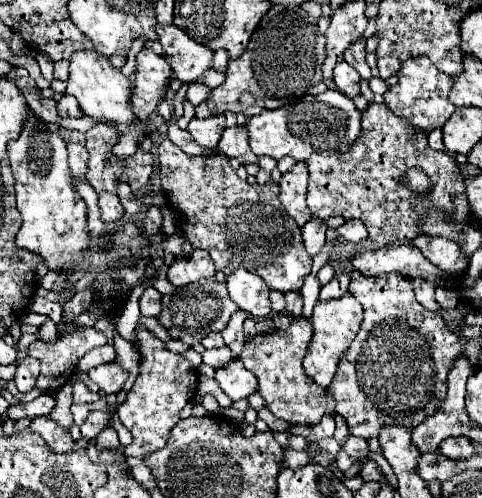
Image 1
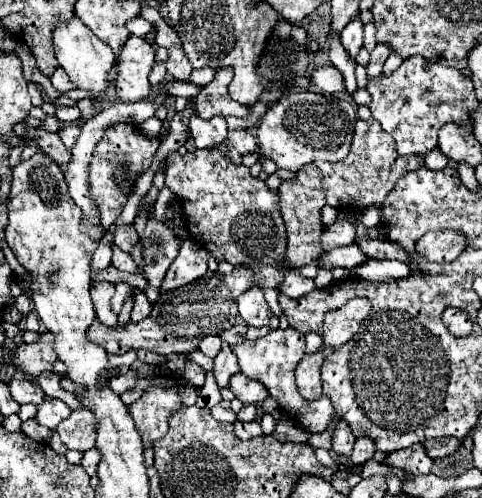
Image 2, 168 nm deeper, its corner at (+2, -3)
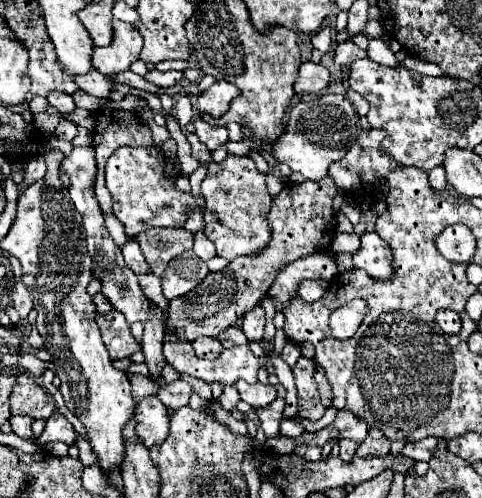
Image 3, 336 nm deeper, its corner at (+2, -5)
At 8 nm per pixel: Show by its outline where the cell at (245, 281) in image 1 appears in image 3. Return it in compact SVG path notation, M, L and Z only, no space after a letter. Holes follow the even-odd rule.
M255 305L245 317L243 317L243 333L249 341L261 341L263 329L265 329L265 311L261 305Z

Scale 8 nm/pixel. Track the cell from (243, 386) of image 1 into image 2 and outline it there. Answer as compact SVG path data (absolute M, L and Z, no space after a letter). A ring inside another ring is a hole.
M235 373L229 381L229 389L233 391L233 395L241 401L241 403L261 403L265 401L265 397L269 395L265 391L265 385L259 381L249 379L243 373Z

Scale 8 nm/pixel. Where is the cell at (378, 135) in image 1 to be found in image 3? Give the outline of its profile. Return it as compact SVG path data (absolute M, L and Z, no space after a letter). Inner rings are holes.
M369 129L369 131L359 131L355 145L347 151L345 159L339 163L333 163L329 169L329 175L333 175L333 179L337 181L337 187L343 189L345 193L349 193L351 197L365 197L365 195L373 195L375 193L375 179L377 177L387 177L389 171L393 171L397 165L397 161L393 161L389 155L383 155L379 145L385 137L385 131L379 129Z

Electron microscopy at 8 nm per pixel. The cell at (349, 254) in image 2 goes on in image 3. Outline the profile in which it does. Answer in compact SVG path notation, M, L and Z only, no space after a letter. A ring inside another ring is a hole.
M313 253L309 257L301 257L281 269L277 279L267 291L267 297L273 299L277 311L285 311L289 303L297 297L297 287L305 279L323 279L331 281L337 275L335 259L327 253Z

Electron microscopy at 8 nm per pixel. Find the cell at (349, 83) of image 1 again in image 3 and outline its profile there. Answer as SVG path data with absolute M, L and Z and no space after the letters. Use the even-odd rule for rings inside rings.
M305 61L299 67L299 77L295 81L295 93L305 95L305 93L317 93L327 89L329 85L329 71L323 65L317 65L313 61Z

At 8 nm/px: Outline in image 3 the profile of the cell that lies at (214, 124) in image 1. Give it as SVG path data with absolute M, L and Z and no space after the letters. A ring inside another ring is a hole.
M195 119L195 133L199 135L199 139L207 145L209 151L215 151L217 147L221 147L223 143L227 143L227 127L215 127L205 123L203 119Z

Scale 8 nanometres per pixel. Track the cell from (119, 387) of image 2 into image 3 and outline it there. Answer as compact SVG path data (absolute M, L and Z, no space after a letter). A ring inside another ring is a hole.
M129 375L129 381L131 381L131 387L133 387L133 399L139 403L143 397L149 397L149 395L157 395L157 383L153 383L151 377L145 377L145 375Z

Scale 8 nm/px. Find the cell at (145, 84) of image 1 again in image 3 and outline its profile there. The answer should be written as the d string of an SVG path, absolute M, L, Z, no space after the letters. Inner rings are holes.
M113 19L113 43L93 51L95 69L103 75L127 71L129 65L139 59L141 41L143 39L133 25Z

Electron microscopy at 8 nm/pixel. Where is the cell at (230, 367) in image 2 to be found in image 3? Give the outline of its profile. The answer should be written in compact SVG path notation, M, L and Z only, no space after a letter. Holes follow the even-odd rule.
M225 387L225 389L223 389L223 395L221 395L221 399L219 399L221 407L231 413L231 411L237 407L237 401L239 401L237 389L235 389L235 387Z

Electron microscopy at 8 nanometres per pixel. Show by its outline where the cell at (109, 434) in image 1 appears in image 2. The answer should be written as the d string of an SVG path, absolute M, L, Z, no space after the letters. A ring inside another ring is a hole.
M95 447L89 449L89 451L85 451L85 455L83 455L83 459L81 459L81 465L83 465L83 469L87 471L89 477L95 475L99 461L101 461L101 453L99 453Z

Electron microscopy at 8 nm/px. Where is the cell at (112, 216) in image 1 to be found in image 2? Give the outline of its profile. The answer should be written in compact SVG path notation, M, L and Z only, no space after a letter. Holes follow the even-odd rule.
M113 225L113 229L113 243L123 251L131 251L131 247L137 243L137 233L133 225Z

